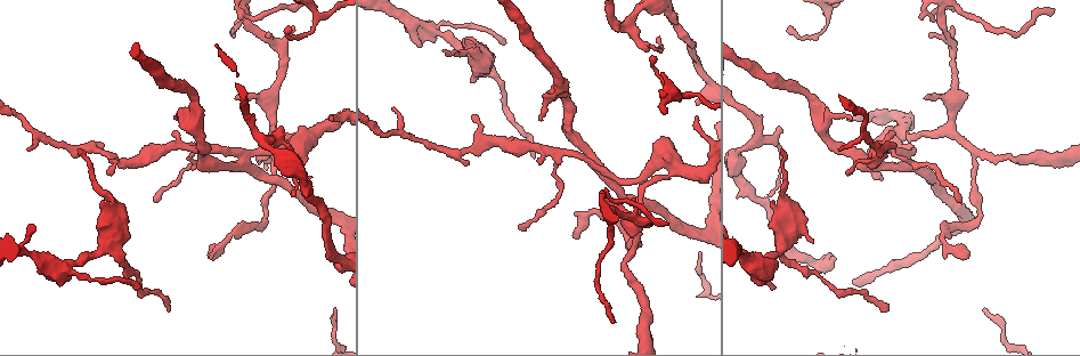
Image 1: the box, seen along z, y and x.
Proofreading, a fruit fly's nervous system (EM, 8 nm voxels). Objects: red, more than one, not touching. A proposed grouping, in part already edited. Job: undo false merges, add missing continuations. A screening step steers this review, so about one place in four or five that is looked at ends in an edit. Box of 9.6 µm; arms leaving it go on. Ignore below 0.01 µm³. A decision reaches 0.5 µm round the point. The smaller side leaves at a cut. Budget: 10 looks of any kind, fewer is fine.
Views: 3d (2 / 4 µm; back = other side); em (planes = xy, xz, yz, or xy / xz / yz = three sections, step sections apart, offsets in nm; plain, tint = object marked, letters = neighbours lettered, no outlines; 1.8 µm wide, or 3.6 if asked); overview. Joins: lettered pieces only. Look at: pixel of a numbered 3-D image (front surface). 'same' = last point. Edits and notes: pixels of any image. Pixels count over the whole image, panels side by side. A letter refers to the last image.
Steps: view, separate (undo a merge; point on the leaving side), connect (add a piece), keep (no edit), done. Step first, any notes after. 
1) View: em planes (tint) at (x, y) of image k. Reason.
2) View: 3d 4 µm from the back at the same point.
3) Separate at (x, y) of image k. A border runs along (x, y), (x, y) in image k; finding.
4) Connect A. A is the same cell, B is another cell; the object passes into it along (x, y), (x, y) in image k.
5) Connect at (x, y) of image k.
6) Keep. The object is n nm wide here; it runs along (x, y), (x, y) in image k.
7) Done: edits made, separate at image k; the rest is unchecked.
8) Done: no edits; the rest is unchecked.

View: em planes (plain) at (255, 154) of image 1. Looks like a crossing.

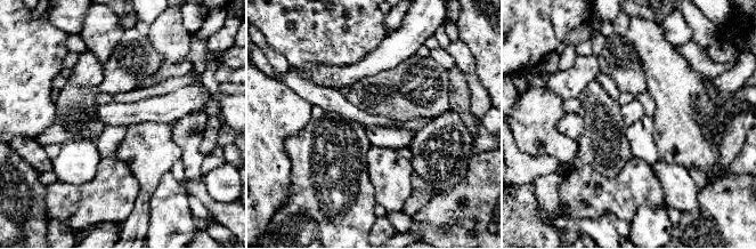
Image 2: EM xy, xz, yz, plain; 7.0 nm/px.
View: em planes (tint) at the same point. Where the object lies.

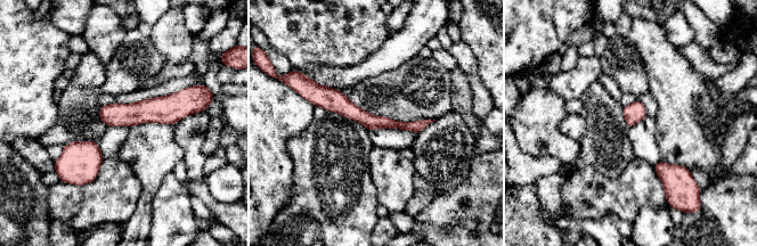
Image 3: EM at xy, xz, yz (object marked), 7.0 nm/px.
View: em planes (letters) at the same point. What lies round it.

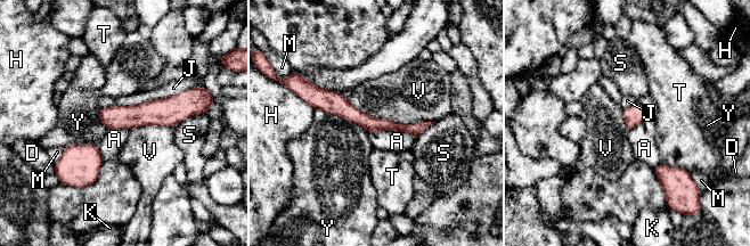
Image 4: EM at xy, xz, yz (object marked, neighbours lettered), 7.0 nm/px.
Keep. A, D, H, J, K, M, S, T, V and Y are other cells; all the same neuron.

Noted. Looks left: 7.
View: em planes (letters) at (332, 119) of image 1. An open end.

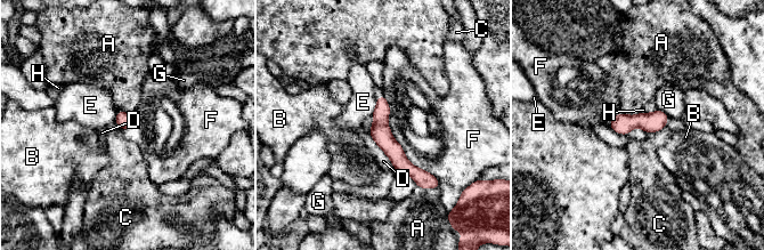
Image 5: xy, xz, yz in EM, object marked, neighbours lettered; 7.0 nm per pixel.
Keep. The object is 110 nm wide here; the longest contact is with D, 340 nm; A, B, C, D, E, F, G and H are other cells; no lettered piece goes on from it.

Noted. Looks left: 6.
View: em planes (letters) at (960, 199) of image 1. An open end.

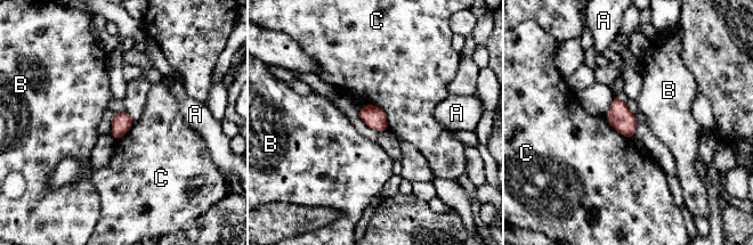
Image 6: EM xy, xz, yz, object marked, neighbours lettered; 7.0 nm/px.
Keep. The longest contact is with C, 240 nm; A, B and C are other cells; a border runs along (364, 105), (377, 105), (388, 129) in image 6; none of them fits.

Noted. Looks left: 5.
View: em planes (letters) at (91, 253) of image 1. Small branch off a trunk.

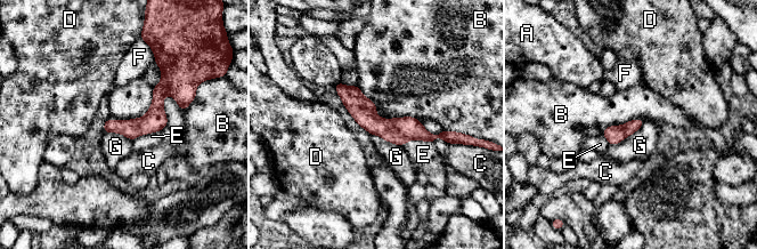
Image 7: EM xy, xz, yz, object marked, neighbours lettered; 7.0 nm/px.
Keep. The longest contact is with B, 320 nm; A, B, C, D, E, F and G are other cells; a border runs along (153, 87), (149, 109), (124, 120) in image 7; one neuron here.

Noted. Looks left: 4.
Done: no edits; the rest is unchecked.

